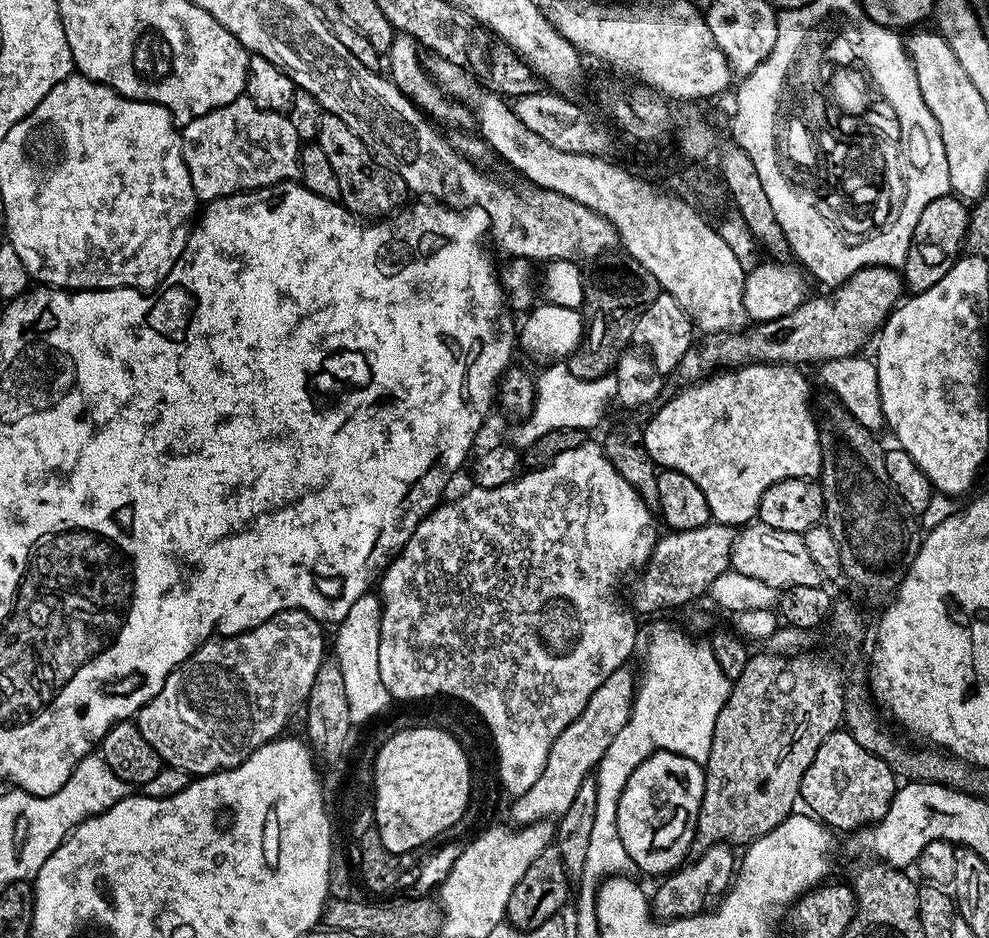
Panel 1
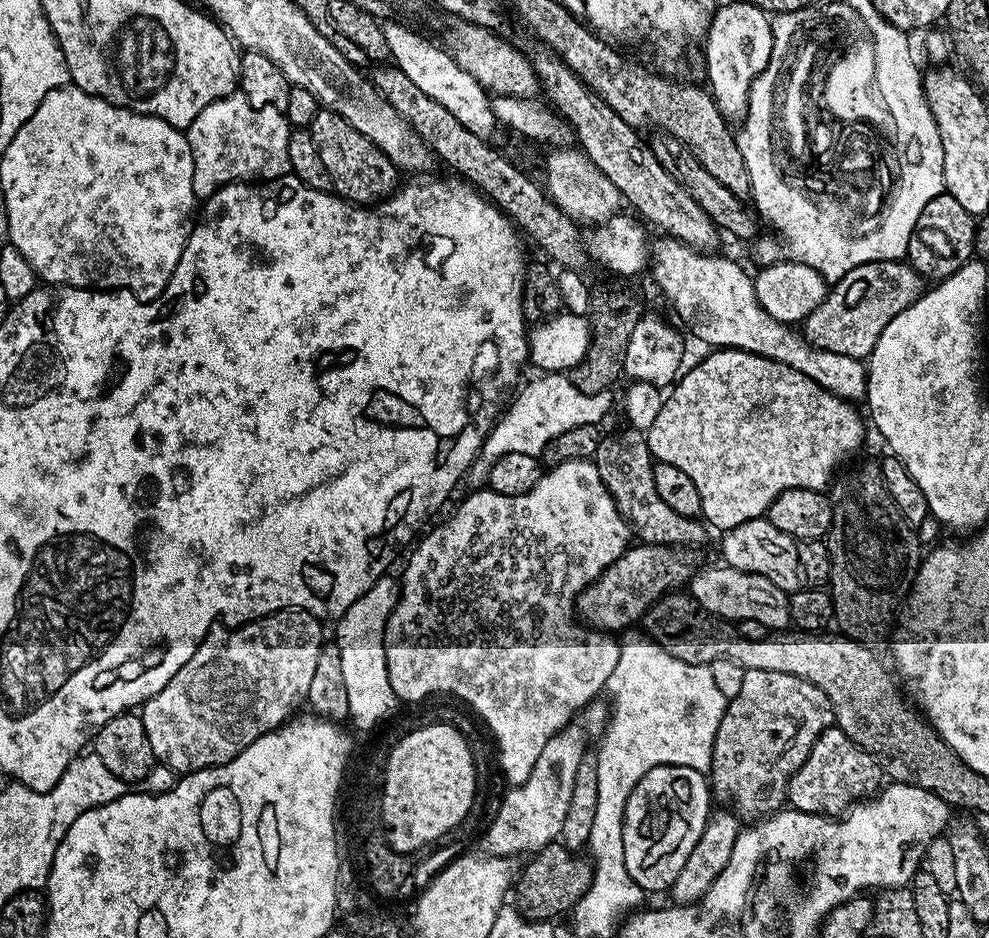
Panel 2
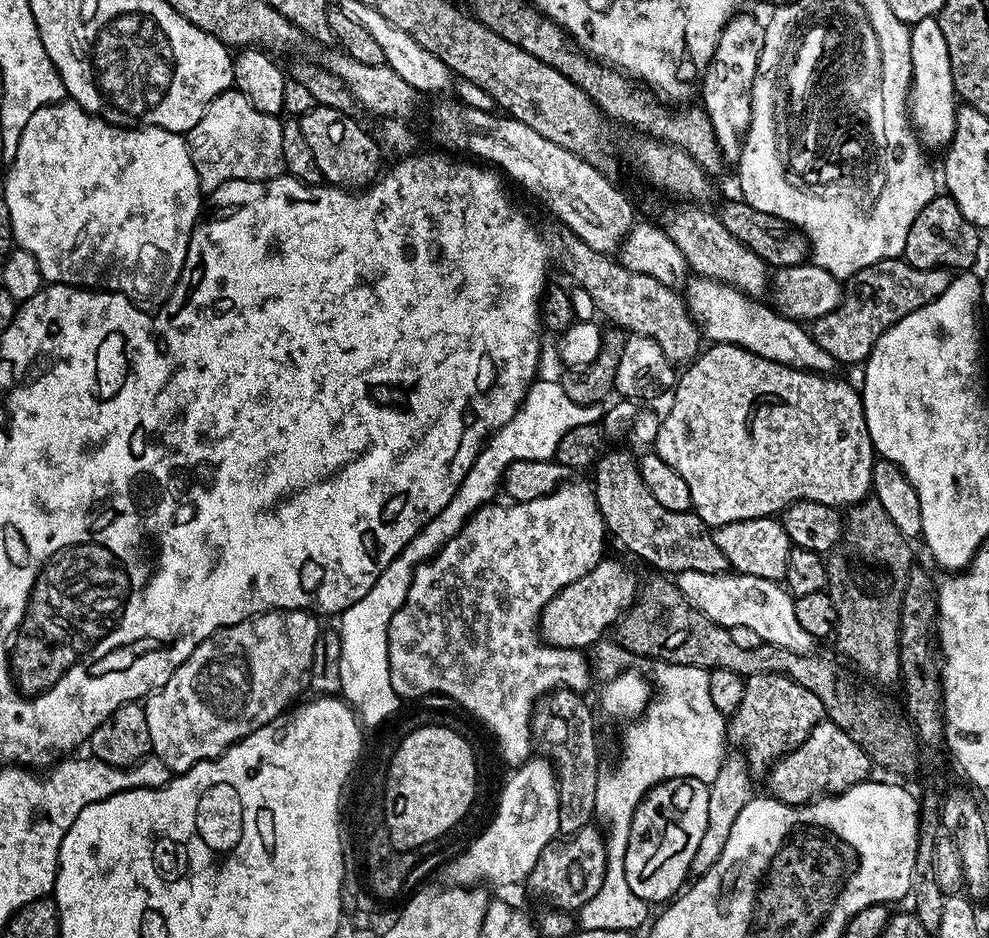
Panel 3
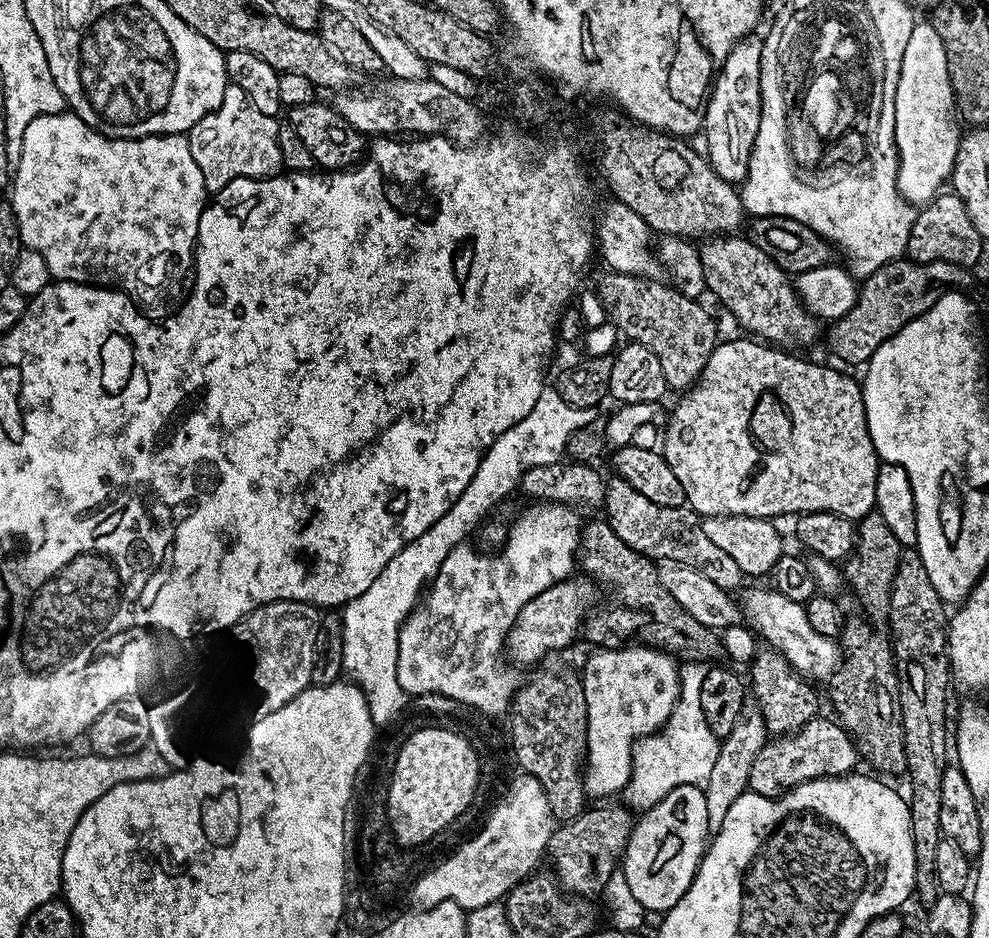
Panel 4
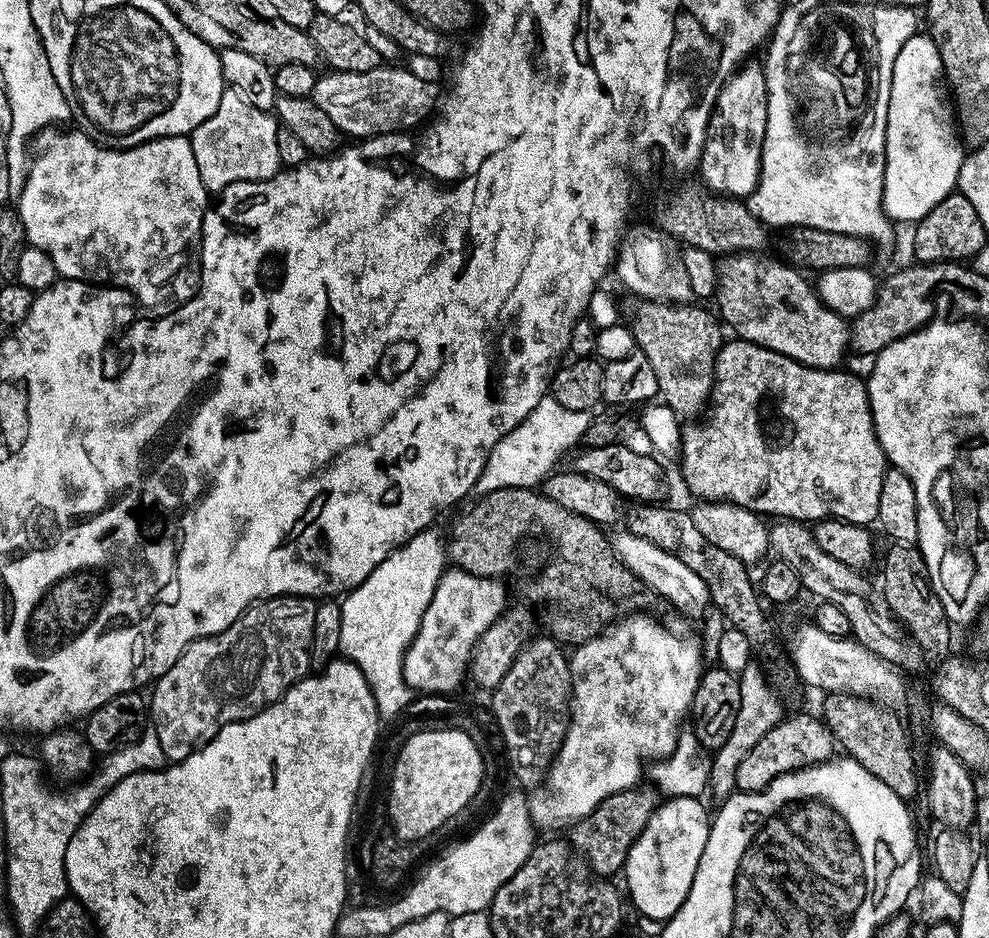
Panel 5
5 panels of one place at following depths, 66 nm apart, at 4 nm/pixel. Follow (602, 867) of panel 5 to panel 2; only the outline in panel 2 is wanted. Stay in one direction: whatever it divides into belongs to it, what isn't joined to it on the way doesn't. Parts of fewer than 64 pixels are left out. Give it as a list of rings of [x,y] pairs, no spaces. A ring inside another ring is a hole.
[[[553,842],[545,845],[544,848],[540,849],[531,857],[533,858],[532,861],[529,862],[528,865],[525,866],[524,869],[519,869],[518,872],[518,879],[515,881],[514,884],[514,896],[516,892],[516,900],[514,900],[514,907],[517,909],[517,911],[520,912],[521,917],[527,921],[555,921],[557,919],[556,916],[560,916],[563,914],[571,913],[572,907],[578,902],[578,898],[582,898],[582,894],[586,894],[586,890],[590,886],[590,882],[592,881],[592,866],[591,863],[587,859],[583,860],[583,855],[577,854],[569,850],[568,848],[564,847],[563,844],[559,842]]]

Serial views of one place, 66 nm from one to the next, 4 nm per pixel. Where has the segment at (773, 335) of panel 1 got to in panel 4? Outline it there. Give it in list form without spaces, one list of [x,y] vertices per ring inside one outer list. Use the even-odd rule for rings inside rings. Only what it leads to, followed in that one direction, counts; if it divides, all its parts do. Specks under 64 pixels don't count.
[[[907,258],[892,260],[882,265],[874,274],[863,277],[859,285],[856,301],[844,317],[835,321],[828,332],[828,344],[840,360],[848,364],[867,365],[868,360],[902,326],[918,318],[945,290],[968,290],[972,284],[973,273],[961,264],[950,262],[930,262],[918,264]]]

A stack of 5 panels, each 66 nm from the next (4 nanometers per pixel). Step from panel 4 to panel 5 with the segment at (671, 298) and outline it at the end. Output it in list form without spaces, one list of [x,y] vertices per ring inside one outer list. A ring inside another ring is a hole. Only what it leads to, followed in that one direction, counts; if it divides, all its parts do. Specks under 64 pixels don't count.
[[[645,299],[638,304],[640,305],[637,306],[636,313],[633,314],[632,320],[630,319],[632,337],[636,340],[637,349],[643,352],[644,357],[650,362],[650,366],[654,366],[654,376],[658,378],[659,395],[662,397],[663,403],[672,407],[680,418],[699,417],[709,407],[714,396],[716,359],[721,346],[726,342],[725,329],[722,327],[721,321],[713,313],[712,317],[704,308],[692,308],[691,303],[664,304],[660,300]]]

